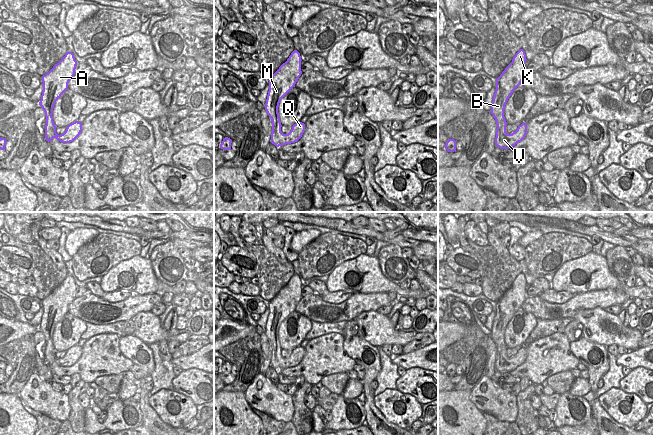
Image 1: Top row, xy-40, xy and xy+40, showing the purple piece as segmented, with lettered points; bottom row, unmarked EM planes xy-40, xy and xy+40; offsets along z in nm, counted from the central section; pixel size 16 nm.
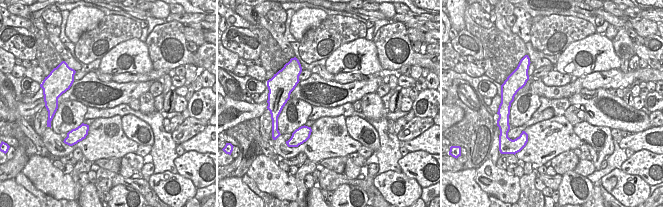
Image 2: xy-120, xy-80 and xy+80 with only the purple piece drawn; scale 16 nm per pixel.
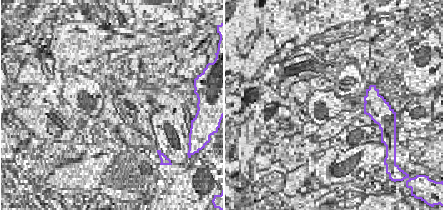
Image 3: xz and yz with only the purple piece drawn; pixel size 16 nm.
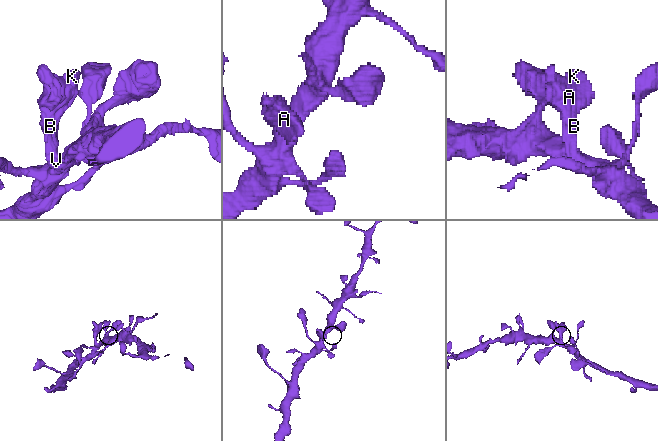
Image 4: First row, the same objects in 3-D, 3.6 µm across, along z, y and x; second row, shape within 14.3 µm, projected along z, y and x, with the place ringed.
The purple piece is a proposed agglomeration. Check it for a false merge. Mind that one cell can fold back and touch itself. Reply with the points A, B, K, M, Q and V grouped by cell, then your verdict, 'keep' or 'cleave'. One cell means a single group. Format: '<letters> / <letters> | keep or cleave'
A B K M Q V | keep

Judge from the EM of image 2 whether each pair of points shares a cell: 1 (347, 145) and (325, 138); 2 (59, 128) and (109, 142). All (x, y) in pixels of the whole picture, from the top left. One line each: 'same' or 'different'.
1: same
2: different

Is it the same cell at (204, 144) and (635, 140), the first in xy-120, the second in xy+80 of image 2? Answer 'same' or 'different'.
same

